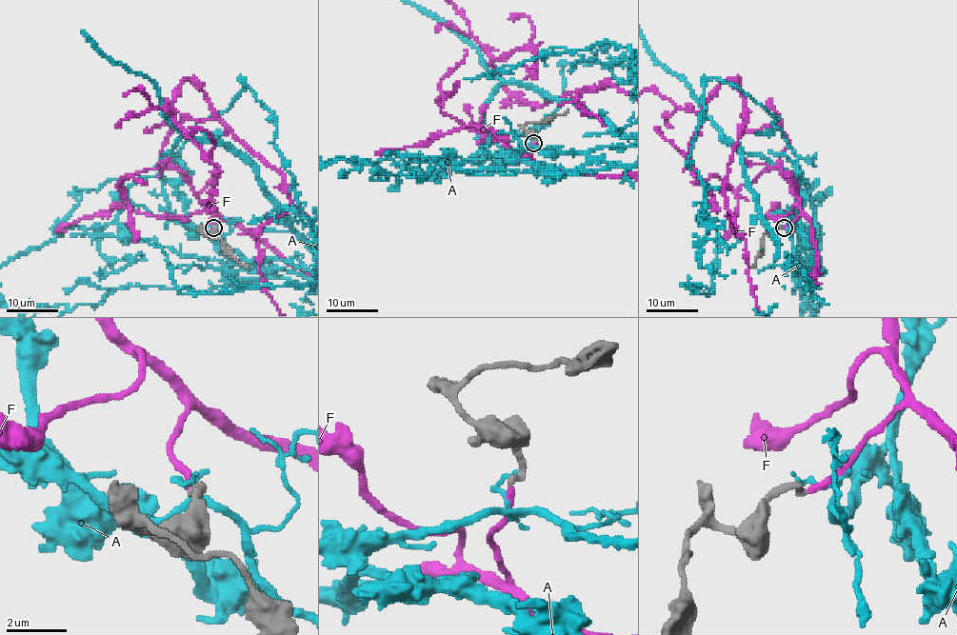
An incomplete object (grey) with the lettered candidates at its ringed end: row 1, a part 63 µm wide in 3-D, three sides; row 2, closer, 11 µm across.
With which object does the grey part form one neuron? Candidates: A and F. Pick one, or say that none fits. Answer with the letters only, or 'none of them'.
F

